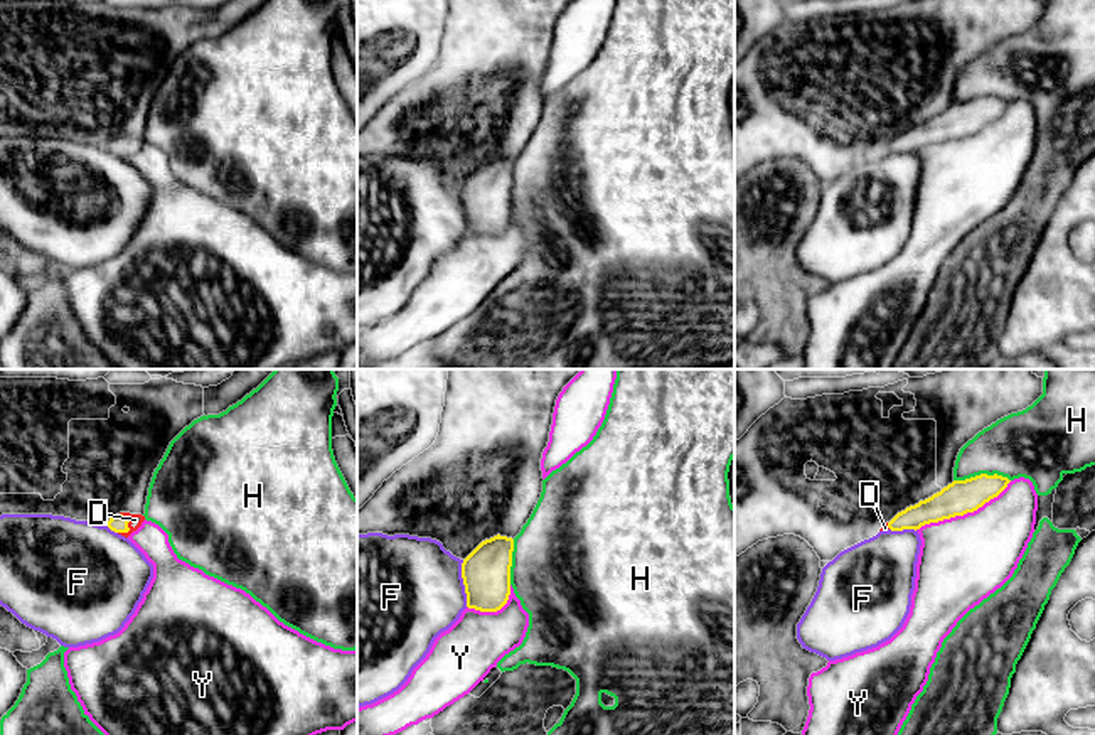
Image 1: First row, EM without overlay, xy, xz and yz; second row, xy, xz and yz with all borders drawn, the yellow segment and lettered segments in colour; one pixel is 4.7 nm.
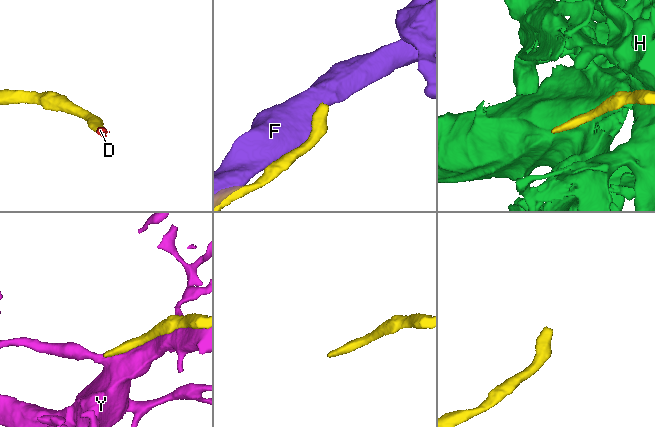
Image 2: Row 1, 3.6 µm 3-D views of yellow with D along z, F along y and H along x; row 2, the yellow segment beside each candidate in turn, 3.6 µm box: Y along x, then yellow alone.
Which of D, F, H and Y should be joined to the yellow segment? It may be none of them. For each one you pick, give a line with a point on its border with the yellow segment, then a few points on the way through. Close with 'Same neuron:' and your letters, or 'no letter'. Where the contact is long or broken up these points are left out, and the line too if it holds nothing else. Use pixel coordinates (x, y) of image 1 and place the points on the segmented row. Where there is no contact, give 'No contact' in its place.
D: Touches yellow at xy (128, 521). Path across: xy (118, 523), (128, 521), (135, 520)
Same neuron: D

